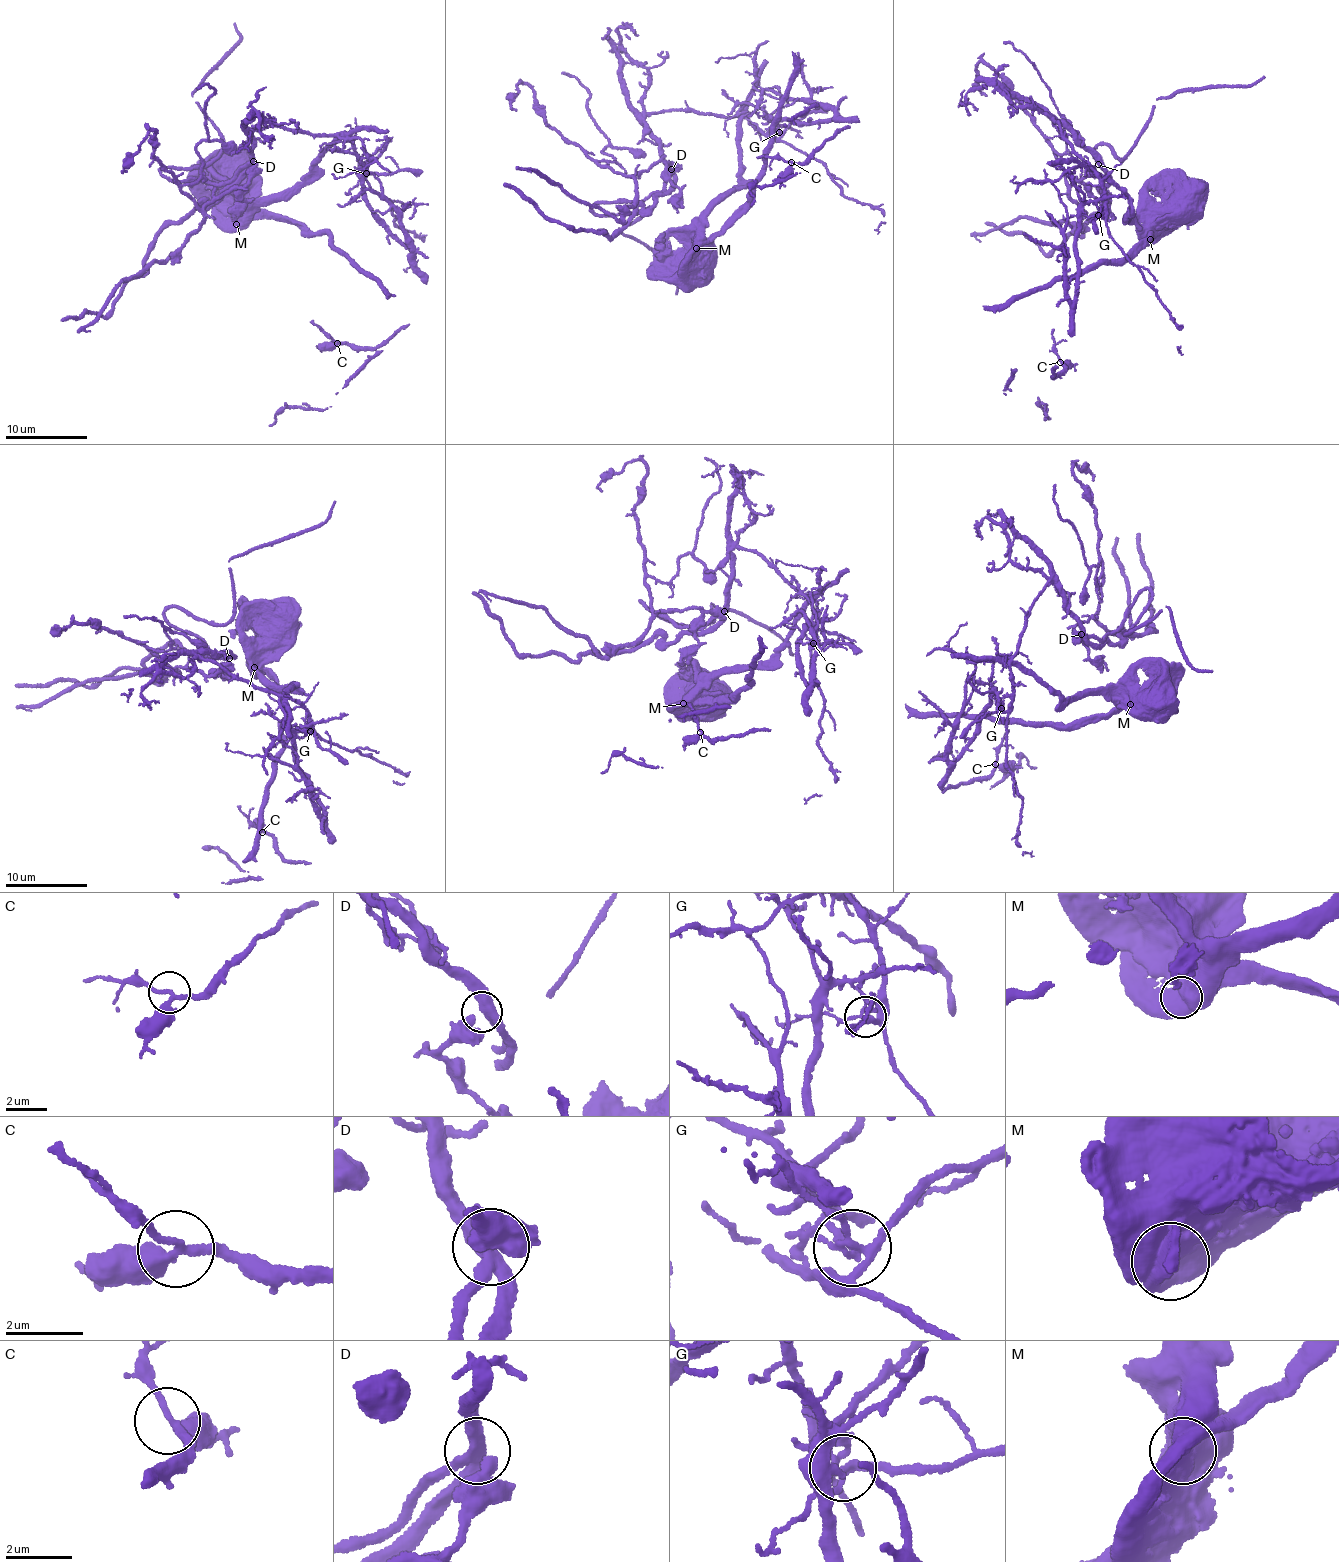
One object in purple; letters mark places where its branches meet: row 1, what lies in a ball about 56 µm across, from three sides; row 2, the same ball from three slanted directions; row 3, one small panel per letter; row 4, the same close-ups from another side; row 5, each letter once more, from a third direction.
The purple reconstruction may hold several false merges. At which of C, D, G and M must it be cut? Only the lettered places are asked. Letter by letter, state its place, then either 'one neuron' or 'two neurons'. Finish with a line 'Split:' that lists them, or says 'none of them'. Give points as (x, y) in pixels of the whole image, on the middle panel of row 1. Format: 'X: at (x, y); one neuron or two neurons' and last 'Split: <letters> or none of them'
C: at (791, 162); one neuron
D: at (671, 169); one neuron
G: at (779, 132); two neurons
M: at (696, 248); two neurons
Split: G, M

